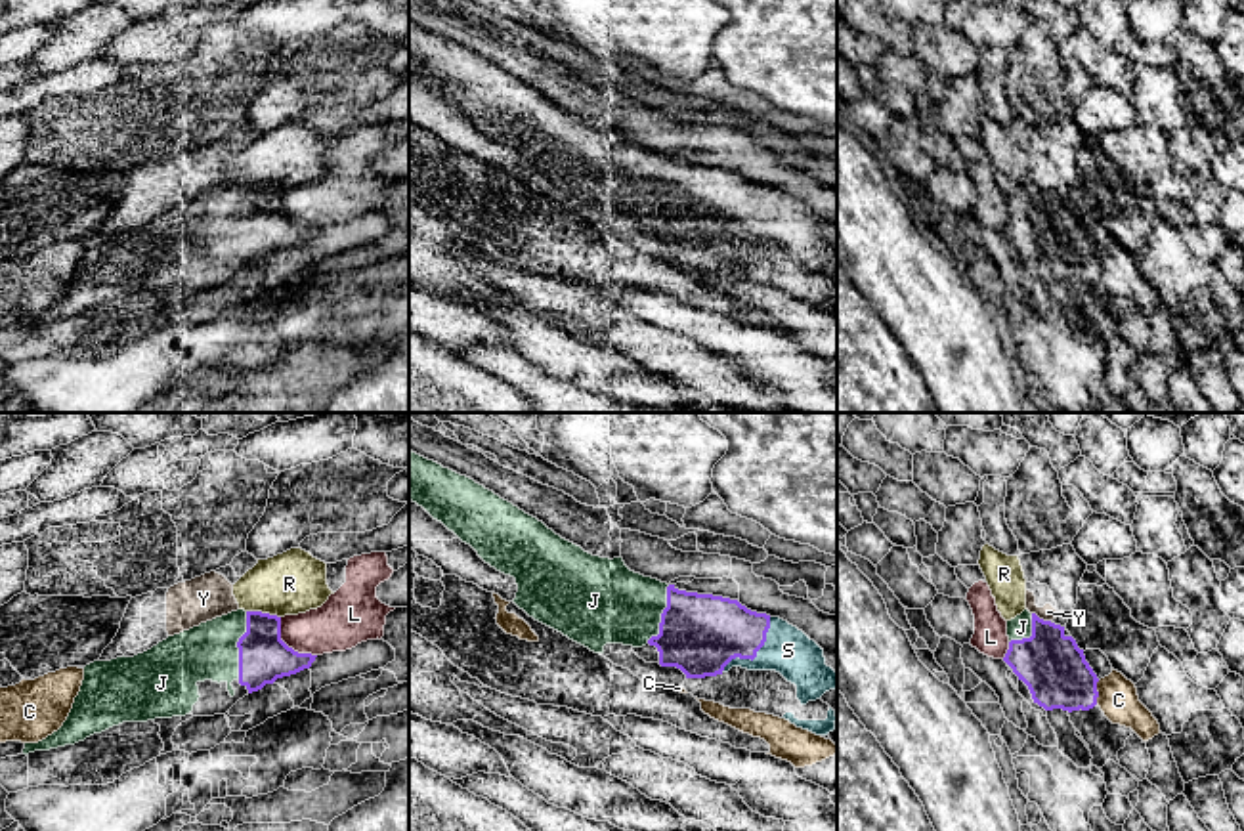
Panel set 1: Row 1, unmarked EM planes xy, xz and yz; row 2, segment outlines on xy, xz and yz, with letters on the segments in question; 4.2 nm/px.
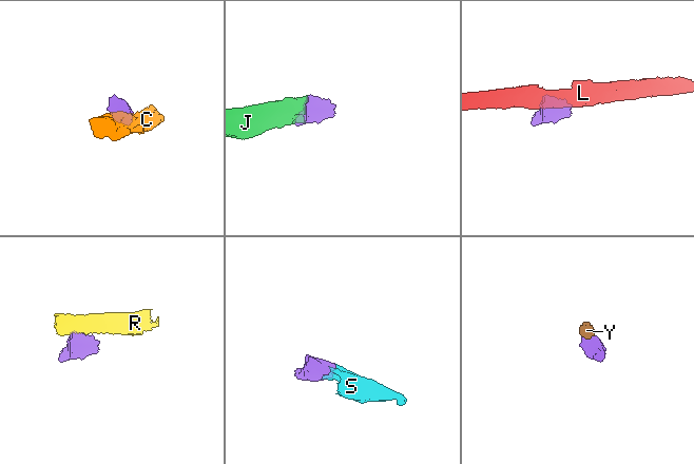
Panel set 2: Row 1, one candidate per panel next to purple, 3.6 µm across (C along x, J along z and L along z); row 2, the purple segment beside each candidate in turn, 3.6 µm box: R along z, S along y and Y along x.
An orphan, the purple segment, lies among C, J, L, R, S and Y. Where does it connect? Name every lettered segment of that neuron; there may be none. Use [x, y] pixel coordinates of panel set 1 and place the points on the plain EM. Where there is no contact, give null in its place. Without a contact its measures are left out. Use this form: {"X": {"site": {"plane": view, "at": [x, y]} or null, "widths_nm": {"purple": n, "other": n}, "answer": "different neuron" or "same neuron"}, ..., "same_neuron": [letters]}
{"C": {"site": {"plane": "yz", "at": [1097, 264]}, "widths_nm": {"purple": 280, "other": 170}, "answer": "different neuron"}, "J": {"site": {"plane": "xy", "at": [237, 218]}, "widths_nm": {"purple": 200, "other": 240}, "answer": "same neuron"}, "L": {"site": {"plane": "xy", "at": [287, 218]}, "widths_nm": {"purple": 200, "other": 220}, "answer": "different neuron"}, "R": {"site": {"plane": "xy", "at": [264, 186]}, "widths_nm": {"purple": 200, "other": 260}, "answer": "different neuron"}, "S": {"site": {"plane": "xz", "at": [755, 226]}, "widths_nm": {"purple": 340, "other": 200}, "answer": "same neuron"}, "Y": {"site": {"plane": "yz", "at": [1042, 191]}, "widths_nm": {"purple": 280, "other": 70}, "answer": "different neuron"}, "same_neuron": ["J", "S"]}

